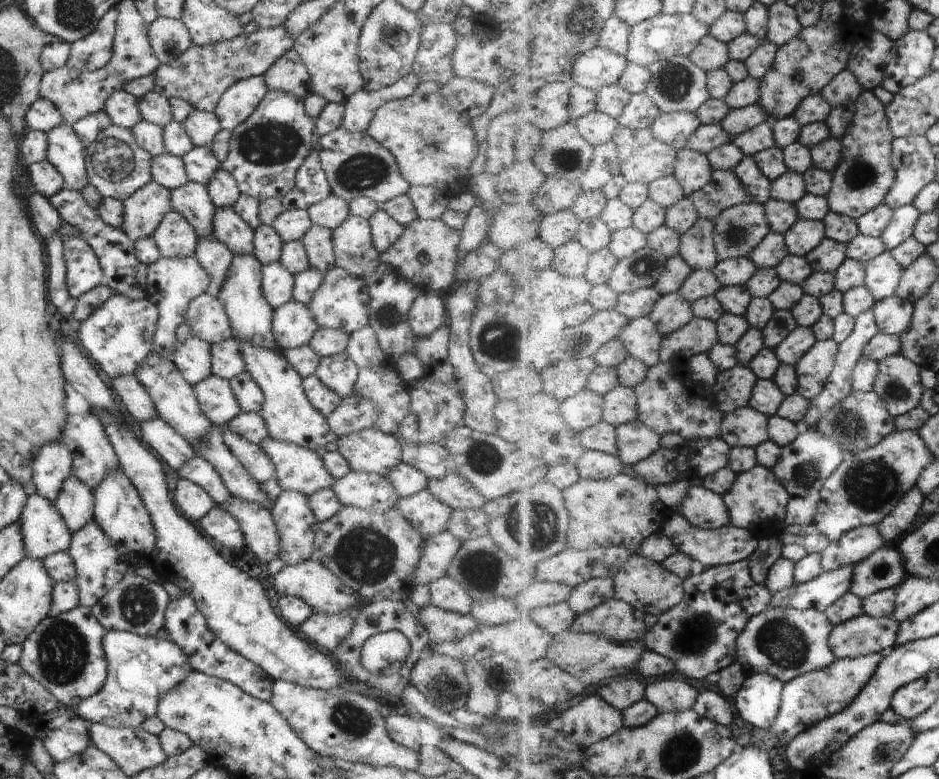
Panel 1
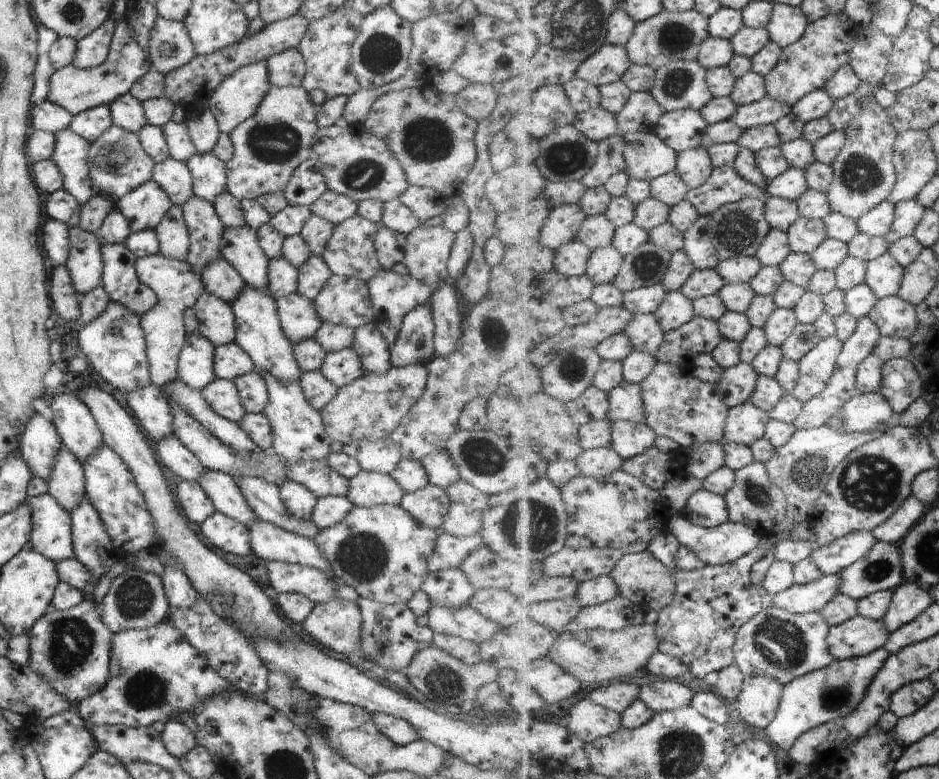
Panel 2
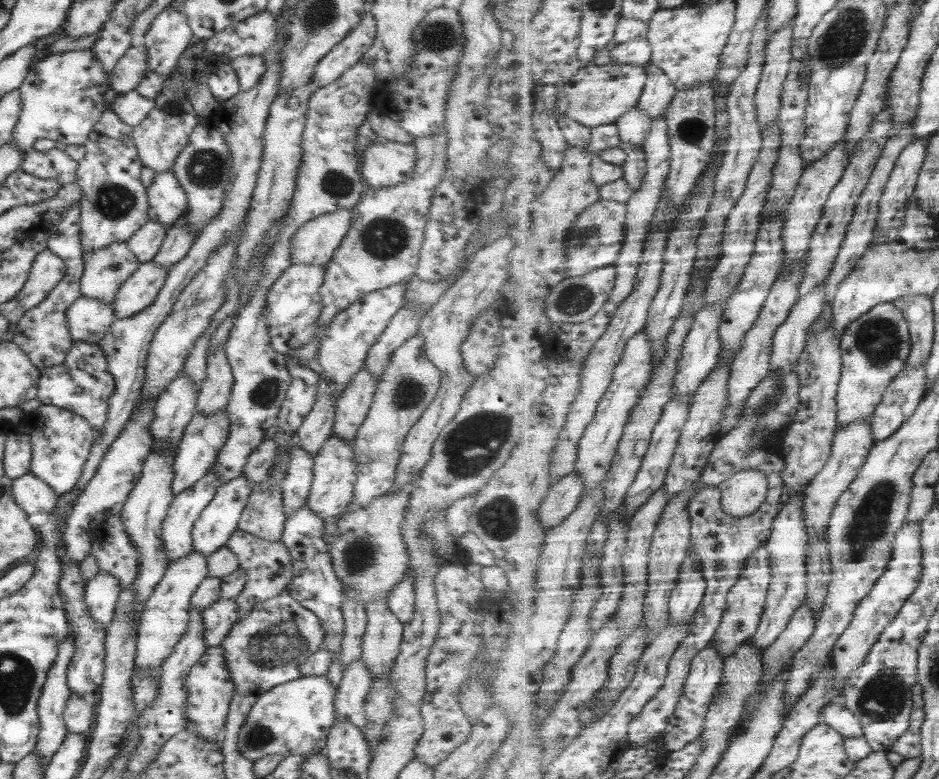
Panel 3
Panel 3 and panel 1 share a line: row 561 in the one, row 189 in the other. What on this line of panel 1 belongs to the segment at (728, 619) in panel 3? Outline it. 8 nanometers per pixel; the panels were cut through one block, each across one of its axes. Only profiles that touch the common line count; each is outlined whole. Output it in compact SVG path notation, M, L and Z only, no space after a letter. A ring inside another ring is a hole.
M745 155L734 171L748 190L750 199L765 204L771 198L772 181L759 168L753 155Z

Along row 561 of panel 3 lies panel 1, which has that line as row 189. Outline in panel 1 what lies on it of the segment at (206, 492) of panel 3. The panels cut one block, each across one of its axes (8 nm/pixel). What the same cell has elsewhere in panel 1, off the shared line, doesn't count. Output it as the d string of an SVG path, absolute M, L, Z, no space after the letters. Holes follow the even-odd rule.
M164 152L150 160L150 176L159 186L169 190L187 182L181 157Z

